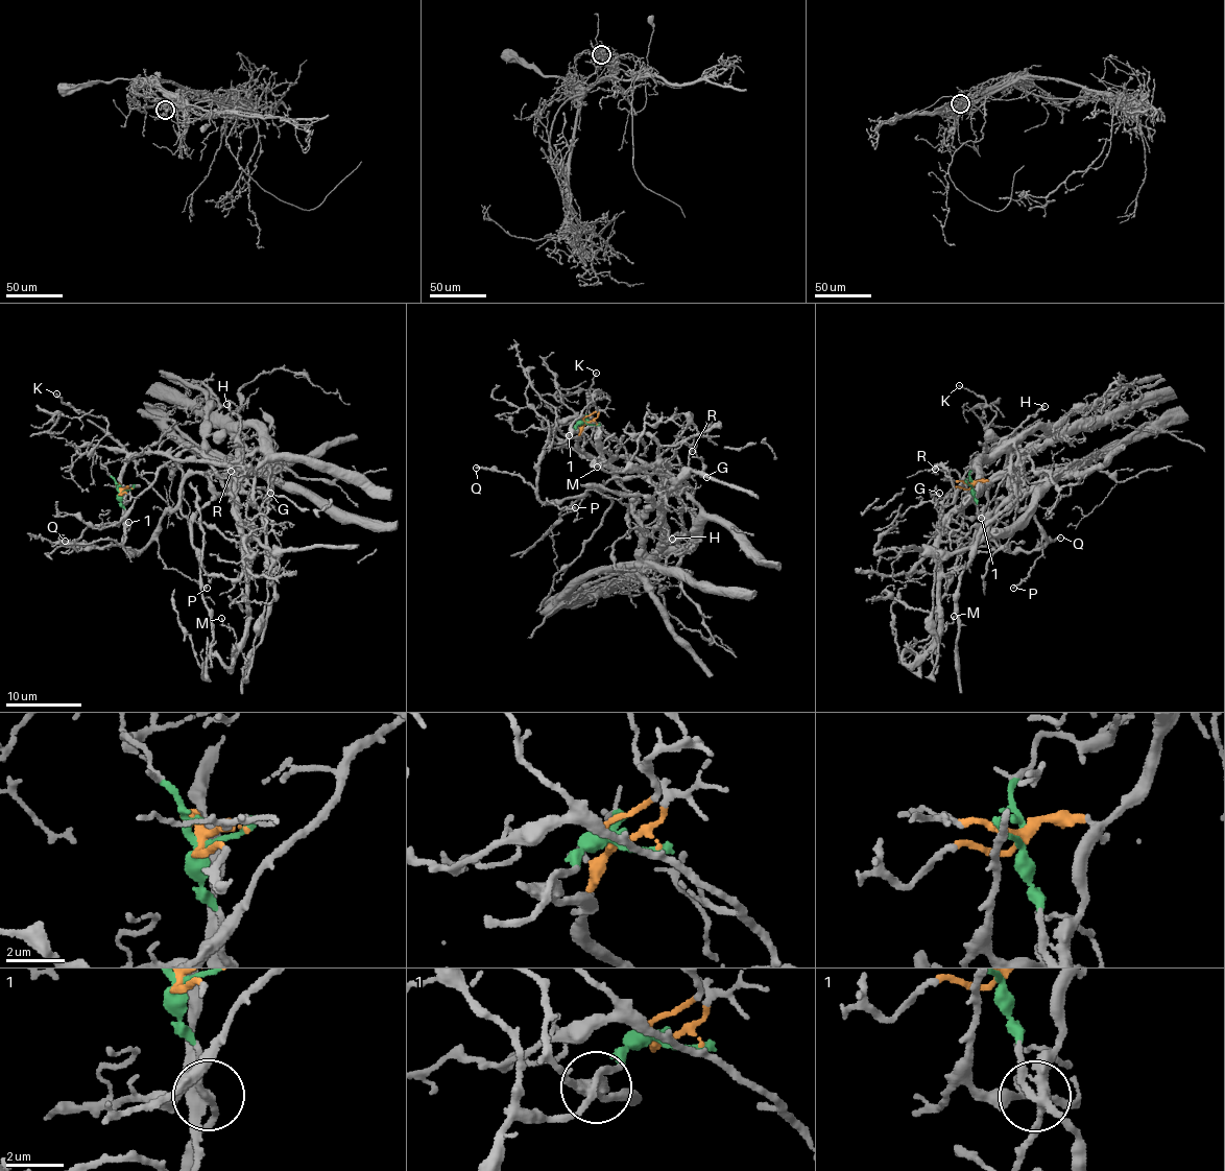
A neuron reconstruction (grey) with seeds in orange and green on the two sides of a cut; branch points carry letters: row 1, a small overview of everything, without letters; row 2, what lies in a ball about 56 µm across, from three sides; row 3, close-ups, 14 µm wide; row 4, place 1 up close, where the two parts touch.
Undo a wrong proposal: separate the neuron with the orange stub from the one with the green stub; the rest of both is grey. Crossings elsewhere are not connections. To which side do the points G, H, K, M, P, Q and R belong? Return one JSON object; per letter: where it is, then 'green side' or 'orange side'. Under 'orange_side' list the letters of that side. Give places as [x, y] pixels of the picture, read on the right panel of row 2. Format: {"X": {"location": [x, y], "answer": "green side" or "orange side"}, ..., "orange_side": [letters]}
{"G": {"location": [939, 493], "answer": "orange side"}, "H": {"location": [1045, 406], "answer": "orange side"}, "K": {"location": [959, 385], "answer": "orange side"}, "M": {"location": [954, 616], "answer": "orange side"}, "P": {"location": [1013, 588], "answer": "green side"}, "Q": {"location": [1060, 538], "answer": "green side"}, "R": {"location": [935, 469], "answer": "orange side"}, "orange_side": ["G", "H", "K", "M", "R"]}

